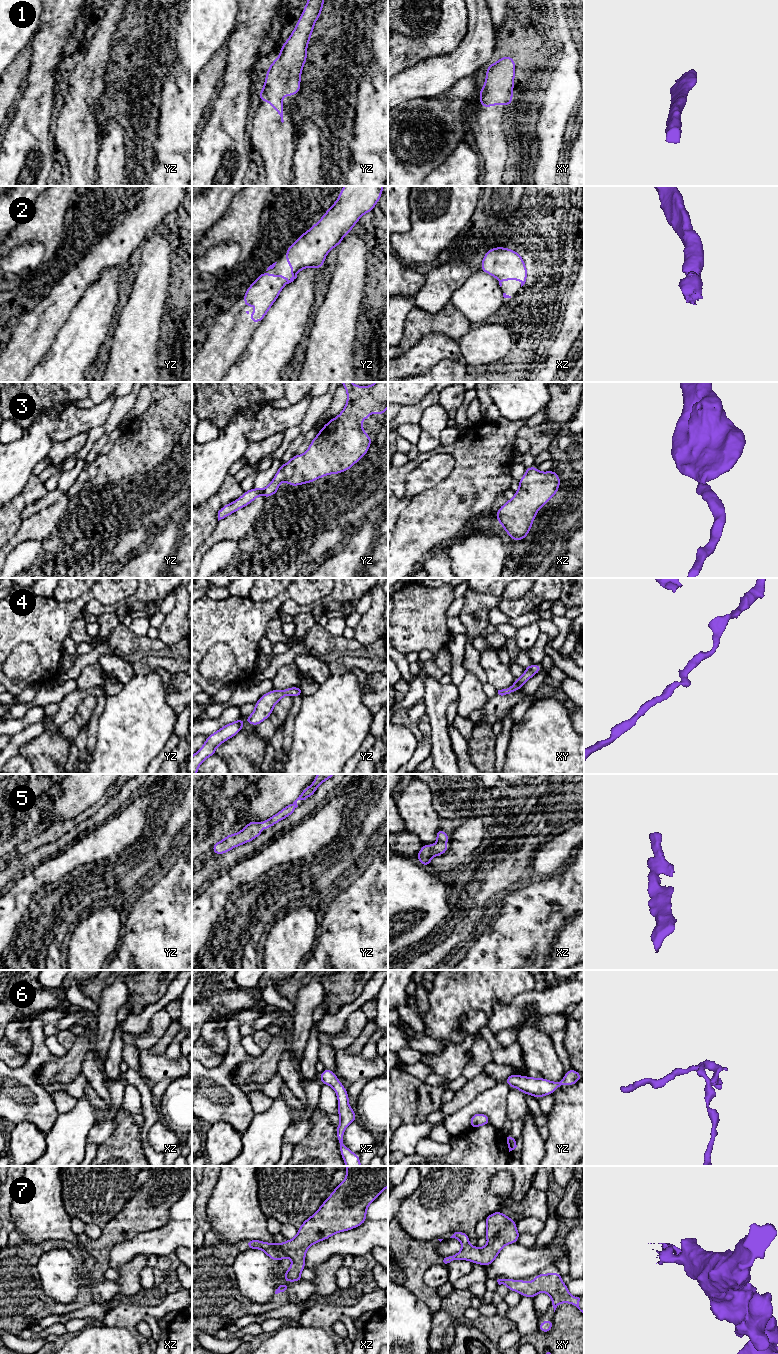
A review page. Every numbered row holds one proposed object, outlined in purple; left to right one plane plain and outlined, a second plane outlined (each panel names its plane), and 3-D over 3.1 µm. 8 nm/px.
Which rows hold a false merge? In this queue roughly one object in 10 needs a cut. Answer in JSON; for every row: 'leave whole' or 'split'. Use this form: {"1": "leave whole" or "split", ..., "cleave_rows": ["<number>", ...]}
{"1": "leave whole", "2": "leave whole", "3": "leave whole", "4": "leave whole", "5": "leave whole", "6": "leave whole", "7": "leave whole", "cleave_rows": []}

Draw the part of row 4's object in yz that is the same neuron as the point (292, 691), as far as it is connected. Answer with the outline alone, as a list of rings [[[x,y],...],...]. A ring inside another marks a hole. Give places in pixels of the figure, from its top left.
[[[290,687],[285,690],[270,690],[255,703],[254,711],[247,717],[246,721],[251,725],[258,726],[262,721],[269,718],[275,704],[282,700],[286,694],[294,698],[300,695],[303,696],[303,691],[300,687]]]

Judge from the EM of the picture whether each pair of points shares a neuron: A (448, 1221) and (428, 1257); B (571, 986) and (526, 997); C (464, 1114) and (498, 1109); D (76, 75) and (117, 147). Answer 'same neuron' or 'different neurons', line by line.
A: different neurons
B: same neuron
C: same neuron
D: different neurons

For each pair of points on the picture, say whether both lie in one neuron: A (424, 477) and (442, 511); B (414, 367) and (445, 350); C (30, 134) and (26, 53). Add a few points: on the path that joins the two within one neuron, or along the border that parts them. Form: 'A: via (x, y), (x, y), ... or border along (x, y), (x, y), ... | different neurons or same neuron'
A: border along (449, 473), (433, 486), (409, 498) | different neurons
B: via (421, 359), (430, 350), (437, 350) | same neuron
C: border along (33, 50), (31, 64), (21, 92), (18, 95) | different neurons

